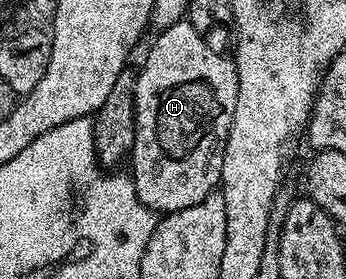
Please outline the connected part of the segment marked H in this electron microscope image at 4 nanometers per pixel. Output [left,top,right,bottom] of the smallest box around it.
[131,19,237,215]

